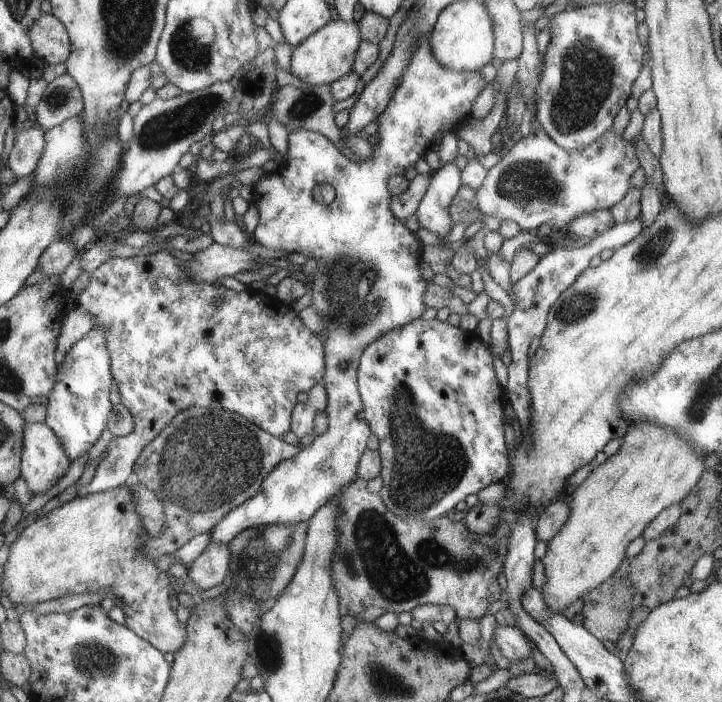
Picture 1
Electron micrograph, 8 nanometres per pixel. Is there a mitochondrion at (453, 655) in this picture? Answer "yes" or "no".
no

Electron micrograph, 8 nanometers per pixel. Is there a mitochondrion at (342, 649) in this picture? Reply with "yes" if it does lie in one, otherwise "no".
no

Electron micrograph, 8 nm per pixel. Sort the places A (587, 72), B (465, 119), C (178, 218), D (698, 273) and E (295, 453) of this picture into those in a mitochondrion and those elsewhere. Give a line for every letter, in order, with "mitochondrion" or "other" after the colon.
A: mitochondrion
B: other
C: other
D: other
E: other

